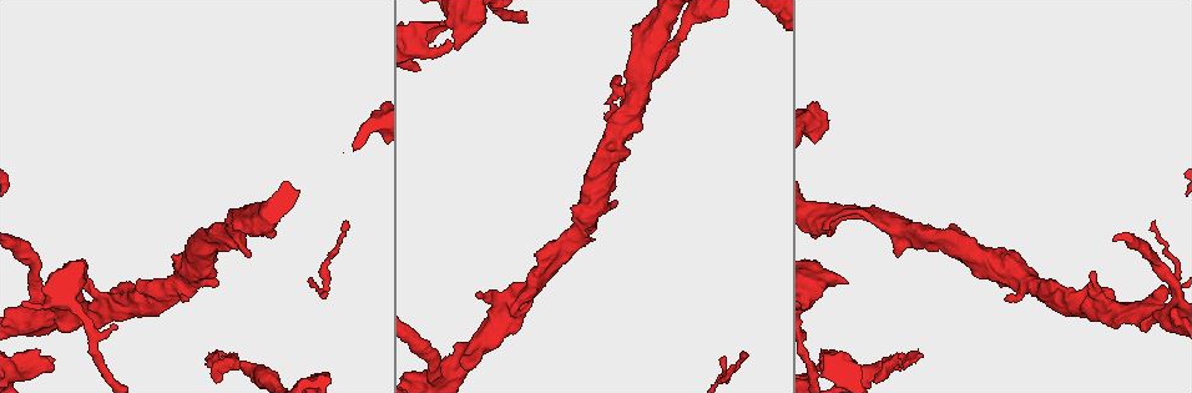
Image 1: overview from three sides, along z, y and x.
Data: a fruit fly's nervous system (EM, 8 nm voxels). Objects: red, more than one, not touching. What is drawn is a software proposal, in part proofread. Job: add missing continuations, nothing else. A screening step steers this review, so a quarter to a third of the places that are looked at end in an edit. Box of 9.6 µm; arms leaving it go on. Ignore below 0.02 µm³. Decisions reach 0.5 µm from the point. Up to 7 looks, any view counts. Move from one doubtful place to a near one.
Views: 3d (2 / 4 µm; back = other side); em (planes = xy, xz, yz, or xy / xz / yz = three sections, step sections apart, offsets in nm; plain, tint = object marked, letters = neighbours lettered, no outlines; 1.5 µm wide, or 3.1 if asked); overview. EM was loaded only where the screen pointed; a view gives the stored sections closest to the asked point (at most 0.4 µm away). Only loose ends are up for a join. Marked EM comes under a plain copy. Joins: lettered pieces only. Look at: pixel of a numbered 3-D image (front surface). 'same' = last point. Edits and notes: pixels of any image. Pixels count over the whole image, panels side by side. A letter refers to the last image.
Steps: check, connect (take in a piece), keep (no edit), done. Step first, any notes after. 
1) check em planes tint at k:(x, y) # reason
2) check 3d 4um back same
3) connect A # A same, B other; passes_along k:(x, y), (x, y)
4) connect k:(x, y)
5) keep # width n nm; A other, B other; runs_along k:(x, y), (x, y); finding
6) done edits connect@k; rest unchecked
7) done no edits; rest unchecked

check em planes letters at 1:(1164, 288) # an open end

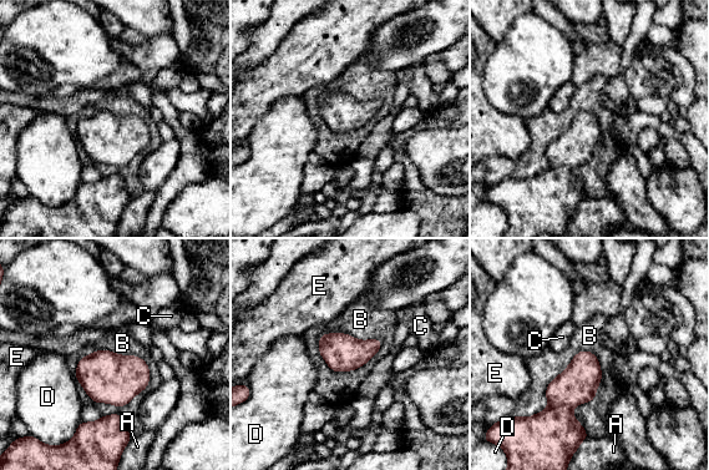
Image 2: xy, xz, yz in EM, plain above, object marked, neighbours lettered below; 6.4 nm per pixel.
keep # longest_contact B 420 nm; A other, B other, C other, D other, E other; border 2:(383, 342), (324, 333), (318, 352); no lettered piece goes on from it

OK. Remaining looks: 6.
check em yz step 8 letters at 1:(615, 104) # free end

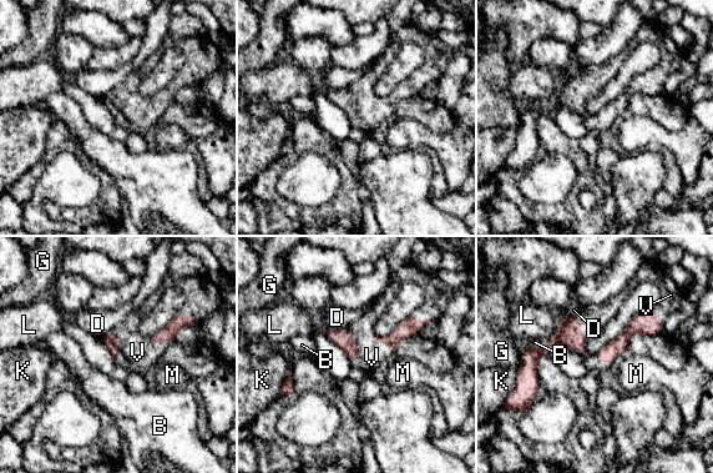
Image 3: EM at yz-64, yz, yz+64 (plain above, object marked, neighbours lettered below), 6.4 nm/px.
connect V # B other, D other, G other, K other, L other, M other, V same; passes_along 3:(645, 322), (655, 320), (671, 295); the cell continues

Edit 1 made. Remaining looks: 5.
check 3d 2um at 1:(439, 21) # an open end

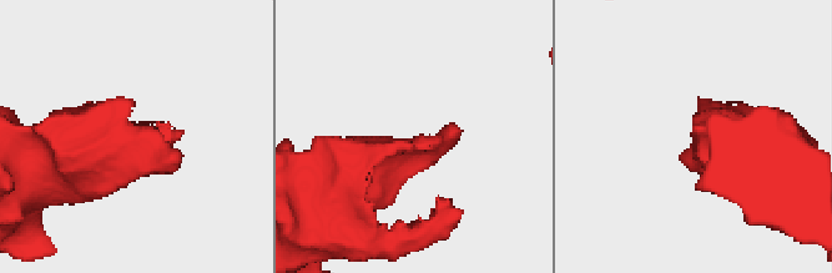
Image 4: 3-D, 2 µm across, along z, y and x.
check em planes tint at 4:(407, 143) # shape alone is not enough

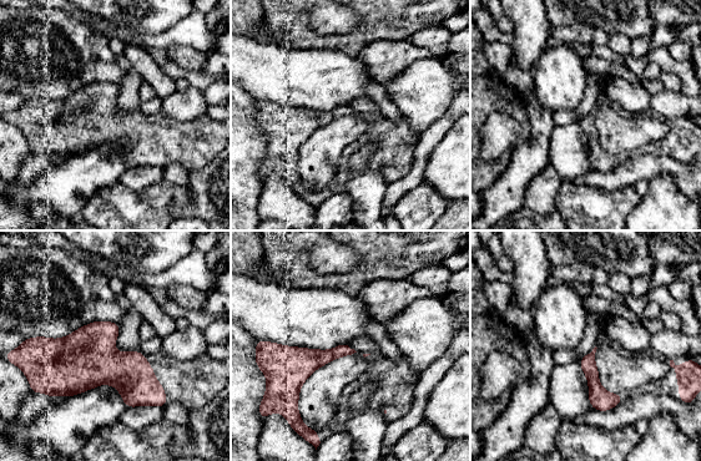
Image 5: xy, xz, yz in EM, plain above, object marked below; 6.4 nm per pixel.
check em planes letters same # what lies round it

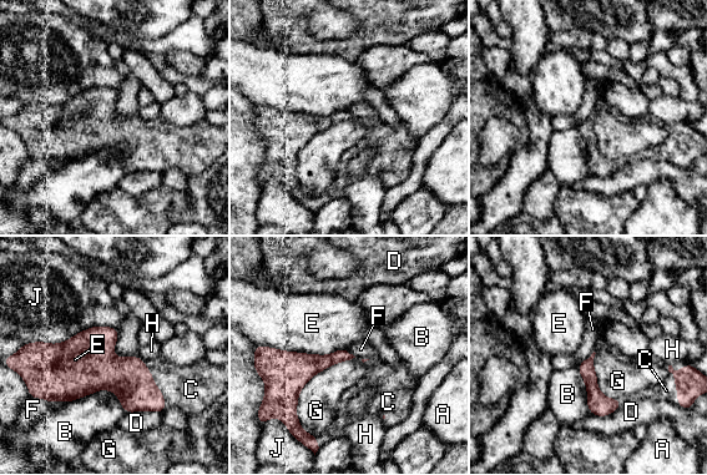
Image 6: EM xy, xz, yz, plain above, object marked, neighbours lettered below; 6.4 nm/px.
connect C # longest_contact J 600 nm; A other, B other, C same, D other, E other, F other, G other, H other, J other; it goes on there

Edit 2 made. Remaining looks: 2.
done edits connect@3, connect@6; rest unchecked

